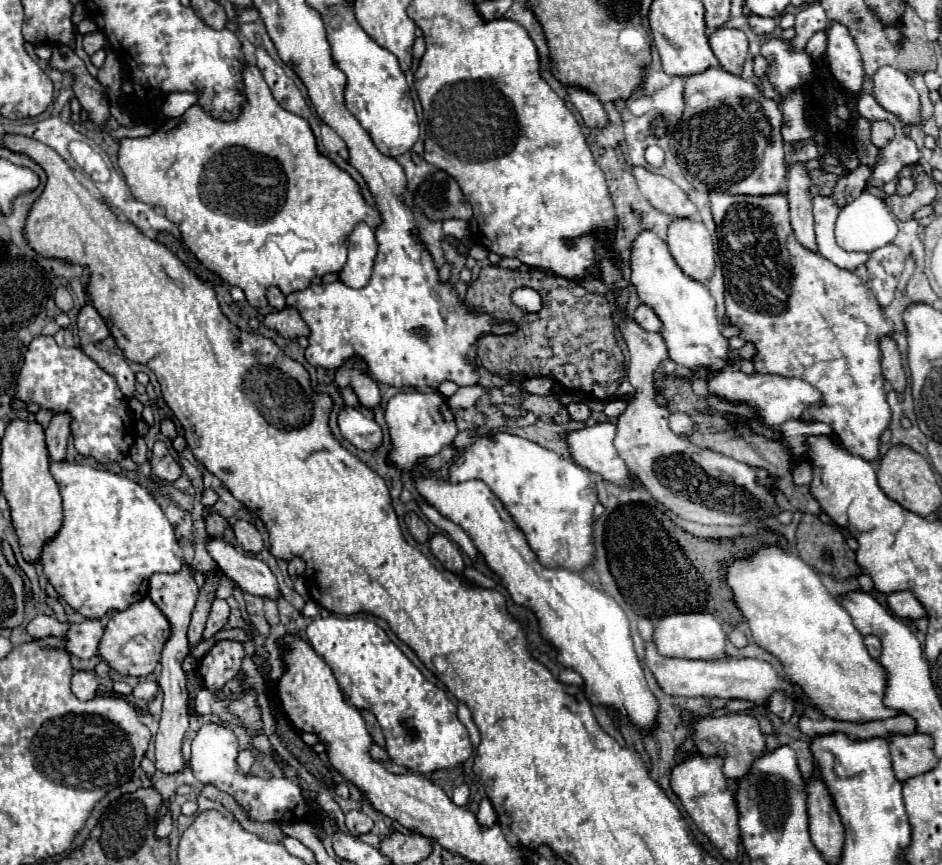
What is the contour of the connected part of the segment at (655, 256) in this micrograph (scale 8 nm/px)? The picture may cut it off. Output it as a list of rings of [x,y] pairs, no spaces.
[[[642,232],[632,244],[630,282],[636,286],[638,298],[660,316],[664,324],[660,334],[668,346],[670,360],[686,366],[692,372],[696,372],[698,368],[706,368],[708,372],[712,372],[712,376],[706,378],[710,394],[732,404],[748,404],[768,428],[776,428],[786,420],[800,420],[802,412],[808,406],[824,404],[820,392],[800,378],[784,378],[758,372],[744,374],[742,370],[732,370],[730,346],[728,338],[724,338],[720,332],[714,298],[710,296],[706,284],[688,278],[678,268],[668,250],[668,244],[660,240],[654,232]]]

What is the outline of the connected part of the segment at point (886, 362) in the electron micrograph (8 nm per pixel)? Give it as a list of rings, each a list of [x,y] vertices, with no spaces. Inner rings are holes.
[[[882,336],[878,340],[878,346],[880,346],[880,352],[882,352],[884,378],[892,384],[892,388],[896,392],[902,392],[904,386],[906,386],[906,374],[904,374],[902,358],[900,358],[900,352],[898,352],[898,346],[896,346],[894,338],[892,336]]]

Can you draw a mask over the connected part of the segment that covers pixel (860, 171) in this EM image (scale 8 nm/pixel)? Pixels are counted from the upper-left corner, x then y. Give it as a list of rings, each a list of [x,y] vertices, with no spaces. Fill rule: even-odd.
[[[860,164],[848,176],[840,178],[838,184],[836,184],[836,190],[834,190],[834,198],[838,200],[838,204],[840,206],[850,204],[856,196],[860,196],[864,186],[866,186],[866,180],[870,178],[870,174],[872,174],[872,168],[868,168],[866,164]]]

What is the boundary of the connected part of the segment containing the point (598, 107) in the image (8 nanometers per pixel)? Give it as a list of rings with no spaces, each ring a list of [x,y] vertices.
[[[568,88],[568,94],[570,94],[570,102],[580,112],[580,116],[584,118],[584,124],[588,124],[588,128],[606,128],[608,126],[608,114],[594,94],[590,94],[582,88]]]

